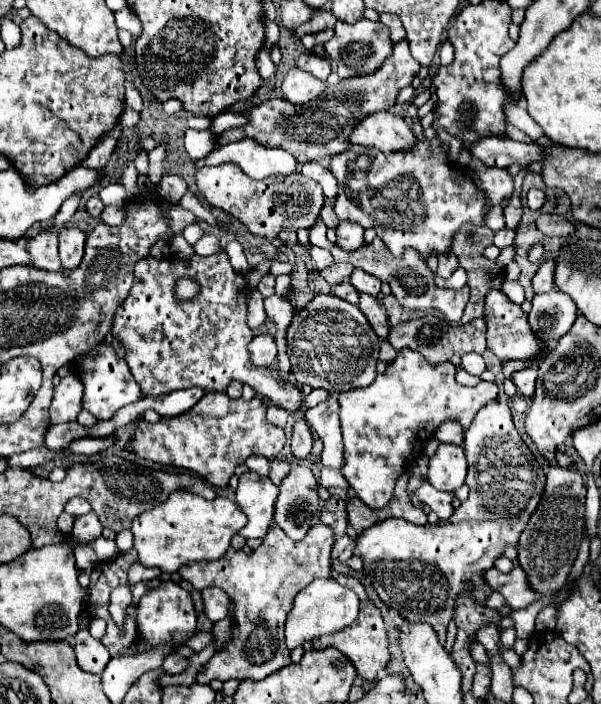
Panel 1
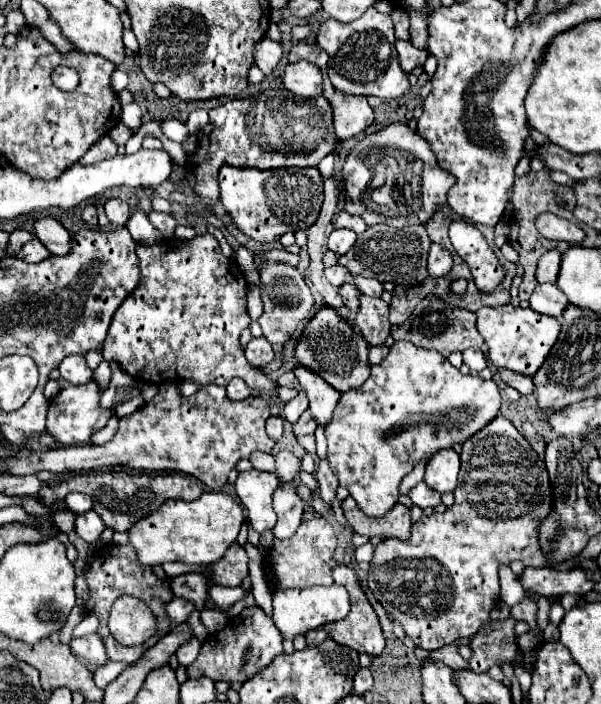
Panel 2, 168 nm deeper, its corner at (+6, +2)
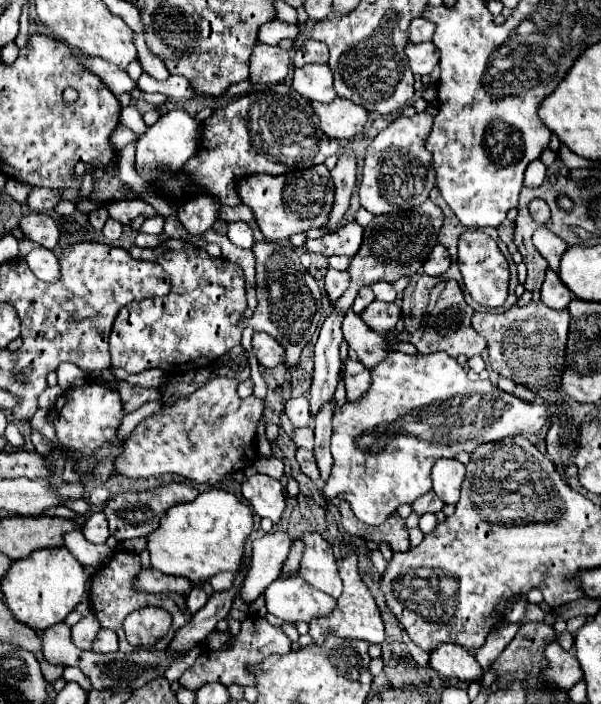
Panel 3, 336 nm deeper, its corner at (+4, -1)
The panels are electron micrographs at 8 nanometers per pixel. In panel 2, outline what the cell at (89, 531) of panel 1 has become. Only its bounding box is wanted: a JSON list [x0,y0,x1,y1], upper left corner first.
[75,510,105,542]

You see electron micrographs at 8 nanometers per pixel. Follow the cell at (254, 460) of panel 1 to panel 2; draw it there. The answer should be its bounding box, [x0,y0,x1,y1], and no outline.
[249,452,275,472]

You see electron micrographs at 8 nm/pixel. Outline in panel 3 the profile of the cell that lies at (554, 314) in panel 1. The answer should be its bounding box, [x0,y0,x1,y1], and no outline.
[541,267,573,309]

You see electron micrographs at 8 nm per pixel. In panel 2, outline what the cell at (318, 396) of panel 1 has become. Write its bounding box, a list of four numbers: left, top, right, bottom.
[283,390,309,424]

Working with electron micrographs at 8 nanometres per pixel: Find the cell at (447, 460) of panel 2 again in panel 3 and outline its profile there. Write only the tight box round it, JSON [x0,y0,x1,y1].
[431,459,465,505]

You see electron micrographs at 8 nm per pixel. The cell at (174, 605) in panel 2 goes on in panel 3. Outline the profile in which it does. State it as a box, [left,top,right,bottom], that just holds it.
[187,587,209,613]

